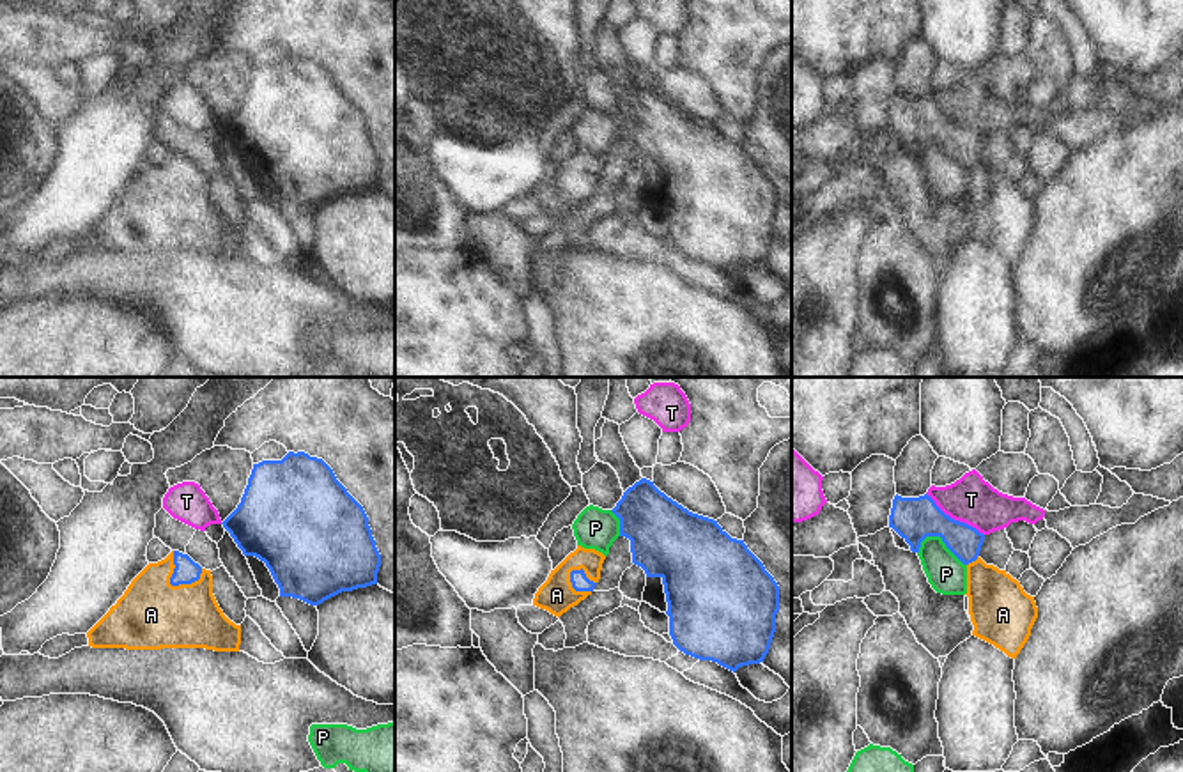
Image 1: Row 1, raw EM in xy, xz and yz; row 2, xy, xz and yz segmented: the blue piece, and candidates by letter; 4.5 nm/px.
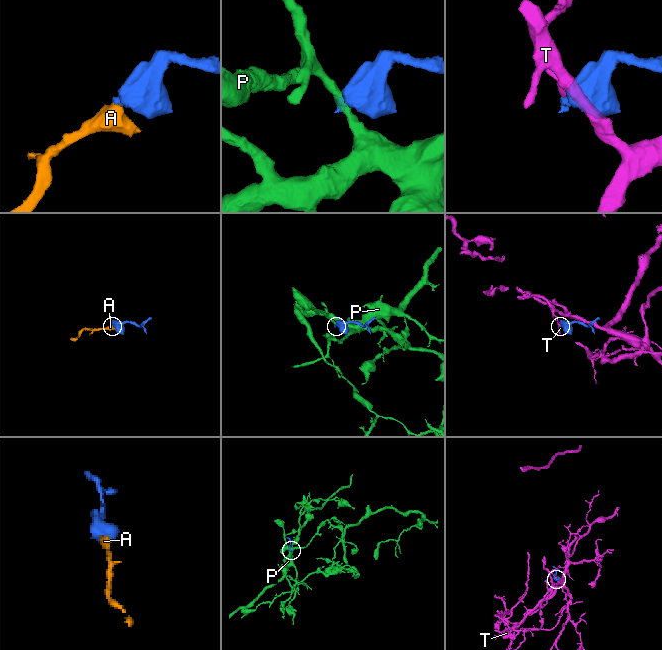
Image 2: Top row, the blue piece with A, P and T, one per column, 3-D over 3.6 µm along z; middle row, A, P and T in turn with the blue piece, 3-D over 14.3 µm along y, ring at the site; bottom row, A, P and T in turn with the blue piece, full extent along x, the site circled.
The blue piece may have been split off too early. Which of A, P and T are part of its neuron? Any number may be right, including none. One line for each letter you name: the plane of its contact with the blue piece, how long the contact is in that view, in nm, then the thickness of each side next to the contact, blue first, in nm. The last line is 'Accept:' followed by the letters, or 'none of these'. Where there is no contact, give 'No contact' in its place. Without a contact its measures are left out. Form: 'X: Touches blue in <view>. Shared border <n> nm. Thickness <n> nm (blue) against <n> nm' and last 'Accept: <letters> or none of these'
A: Touches blue in xy. Shared border 180 nm. Thickness 110 nm (blue) against 320 nm
Accept: A

